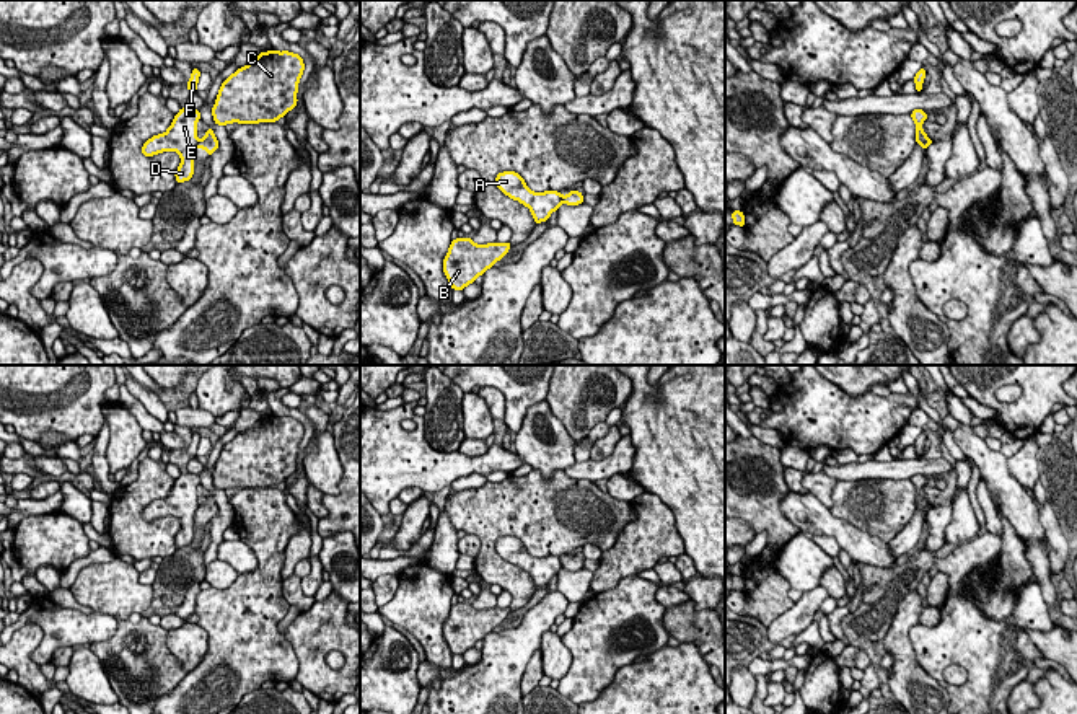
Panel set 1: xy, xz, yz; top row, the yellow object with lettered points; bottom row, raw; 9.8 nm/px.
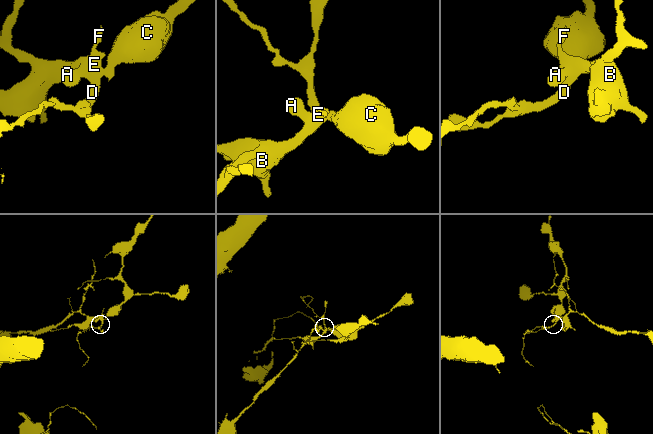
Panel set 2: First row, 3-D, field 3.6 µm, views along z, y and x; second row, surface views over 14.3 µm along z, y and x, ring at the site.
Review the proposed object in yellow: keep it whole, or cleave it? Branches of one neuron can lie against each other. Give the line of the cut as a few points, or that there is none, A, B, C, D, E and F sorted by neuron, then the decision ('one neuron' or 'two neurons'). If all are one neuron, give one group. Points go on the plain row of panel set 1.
cut in xy along (199, 506), (194, 512); A B D E F / C; two neurons

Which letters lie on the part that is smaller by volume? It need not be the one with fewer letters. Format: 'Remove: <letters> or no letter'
Remove: C

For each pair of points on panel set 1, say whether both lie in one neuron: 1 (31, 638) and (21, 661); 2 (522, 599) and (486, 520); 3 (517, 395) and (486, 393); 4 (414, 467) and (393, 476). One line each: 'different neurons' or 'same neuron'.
1: same neuron
2: same neuron
3: different neurons
4: same neuron

